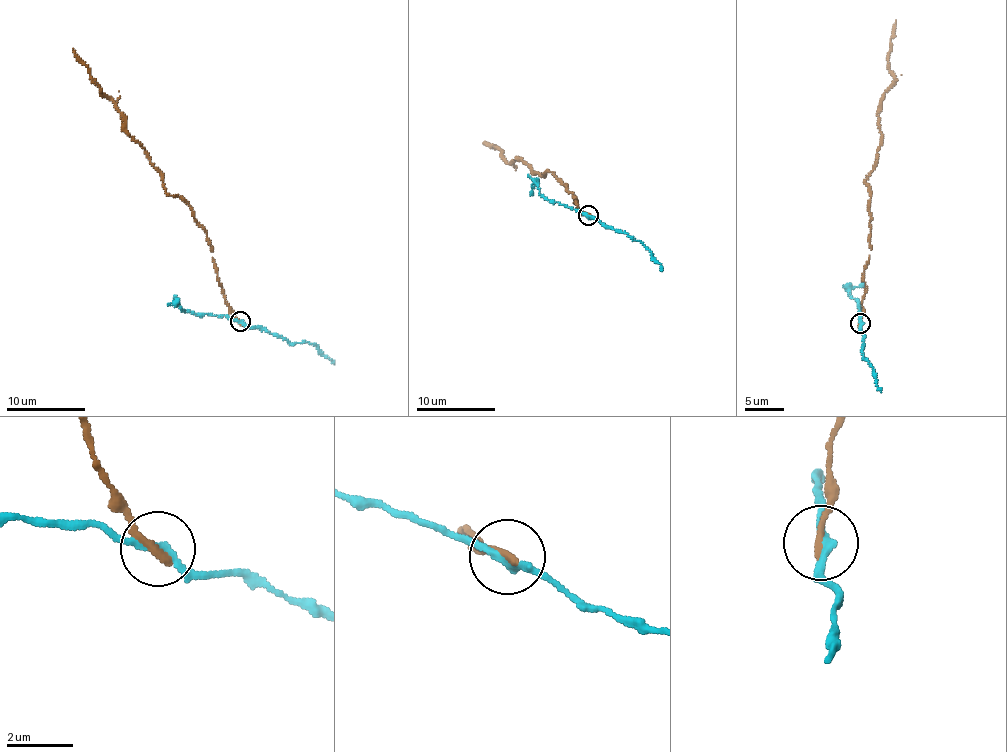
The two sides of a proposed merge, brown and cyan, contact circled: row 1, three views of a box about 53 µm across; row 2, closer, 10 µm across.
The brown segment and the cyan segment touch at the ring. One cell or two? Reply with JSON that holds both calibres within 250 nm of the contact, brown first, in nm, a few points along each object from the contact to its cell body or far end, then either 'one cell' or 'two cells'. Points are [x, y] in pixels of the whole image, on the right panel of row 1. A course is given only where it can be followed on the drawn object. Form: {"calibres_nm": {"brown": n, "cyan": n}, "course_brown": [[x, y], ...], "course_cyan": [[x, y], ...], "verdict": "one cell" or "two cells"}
{"calibres_nm": {"brown": 260, "cyan": 220}, "course_brown": [[860, 323], [871, 245], [865, 179], [879, 147], [882, 94], [895, 79], [887, 62], [896, 20]], "course_cyan": [[860, 323], [862, 350], [881, 392]], "verdict": "two cells"}

